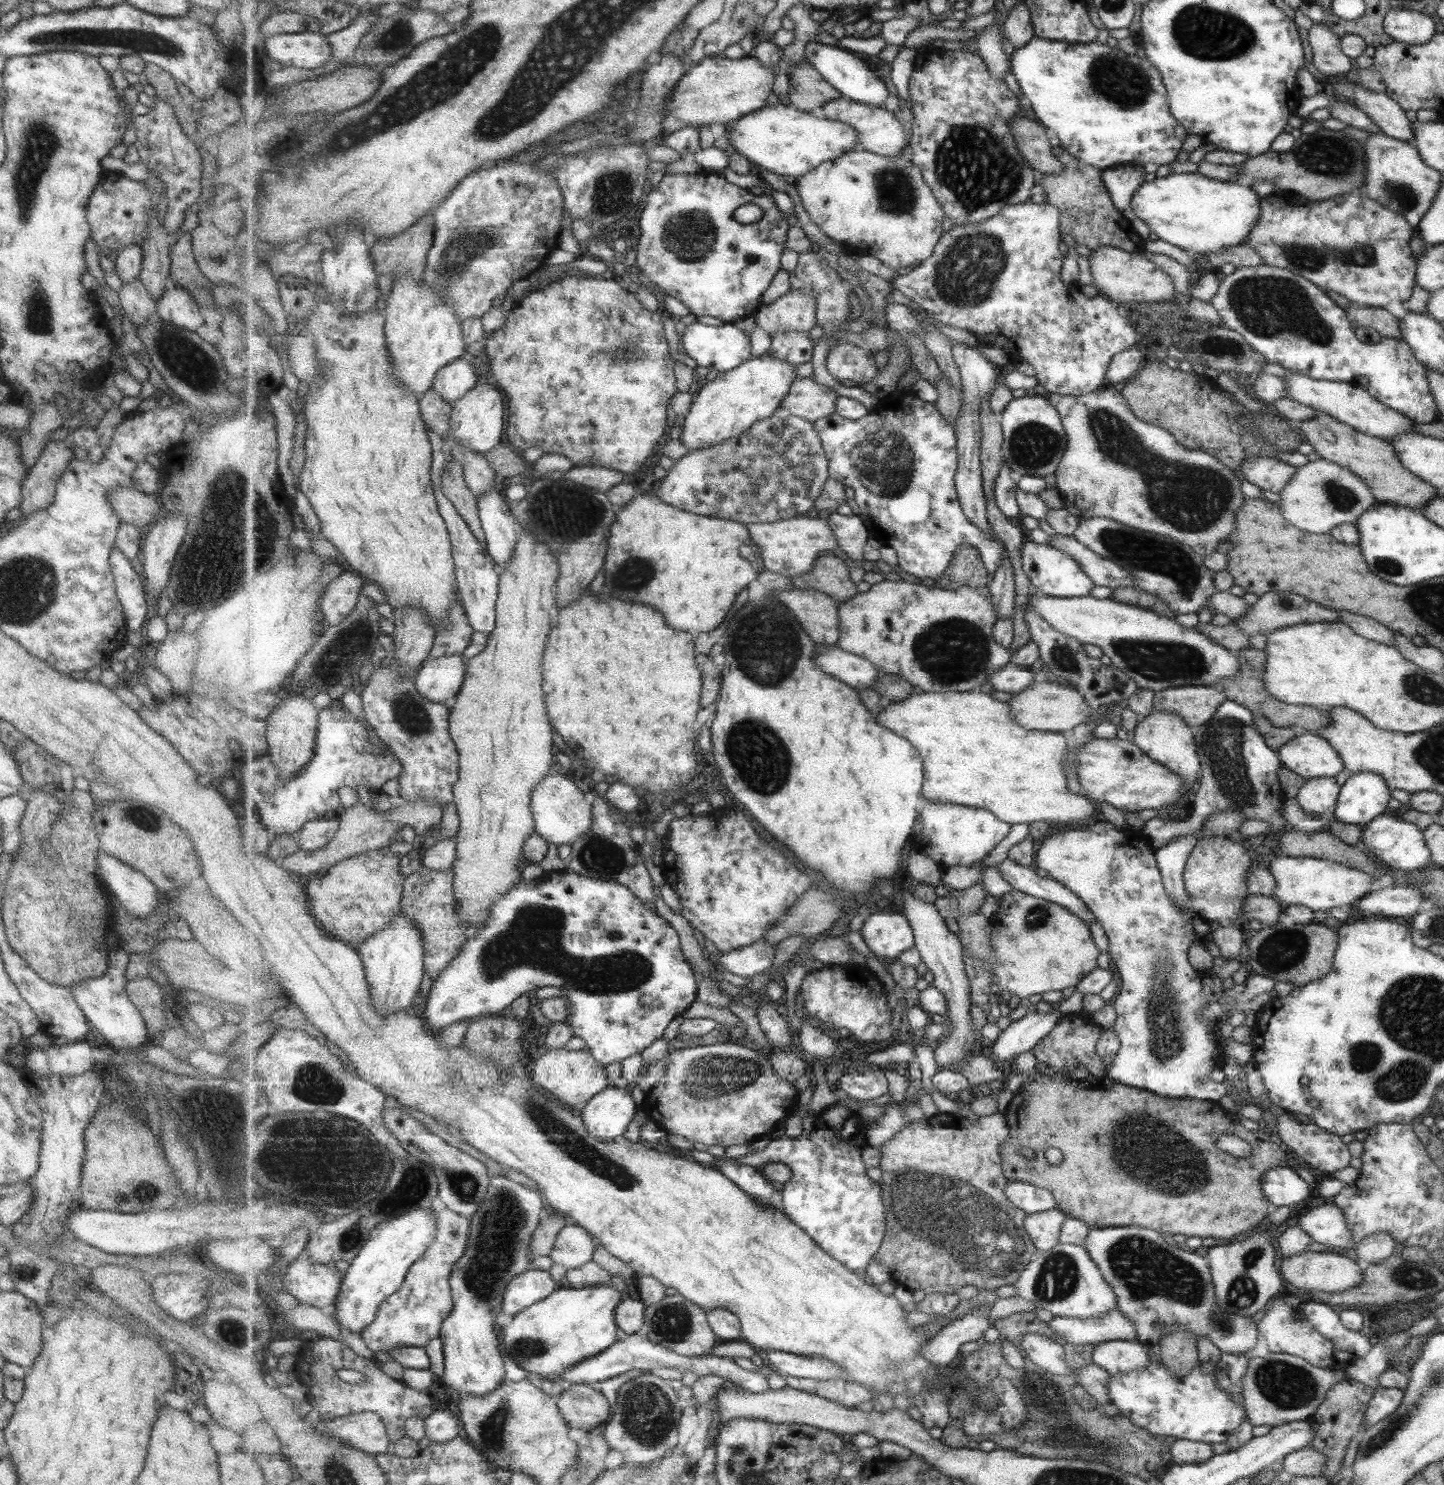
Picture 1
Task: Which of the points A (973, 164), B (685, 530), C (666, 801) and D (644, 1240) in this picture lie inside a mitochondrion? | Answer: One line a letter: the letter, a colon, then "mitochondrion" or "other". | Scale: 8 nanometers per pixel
A: mitochondrion
B: other
C: other
D: other

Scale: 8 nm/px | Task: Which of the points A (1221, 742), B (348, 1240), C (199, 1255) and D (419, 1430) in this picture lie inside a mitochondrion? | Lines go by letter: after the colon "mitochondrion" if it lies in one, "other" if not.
A: mitochondrion
B: mitochondrion
C: other
D: other

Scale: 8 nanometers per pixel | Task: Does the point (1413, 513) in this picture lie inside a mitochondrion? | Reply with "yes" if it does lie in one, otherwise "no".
no

